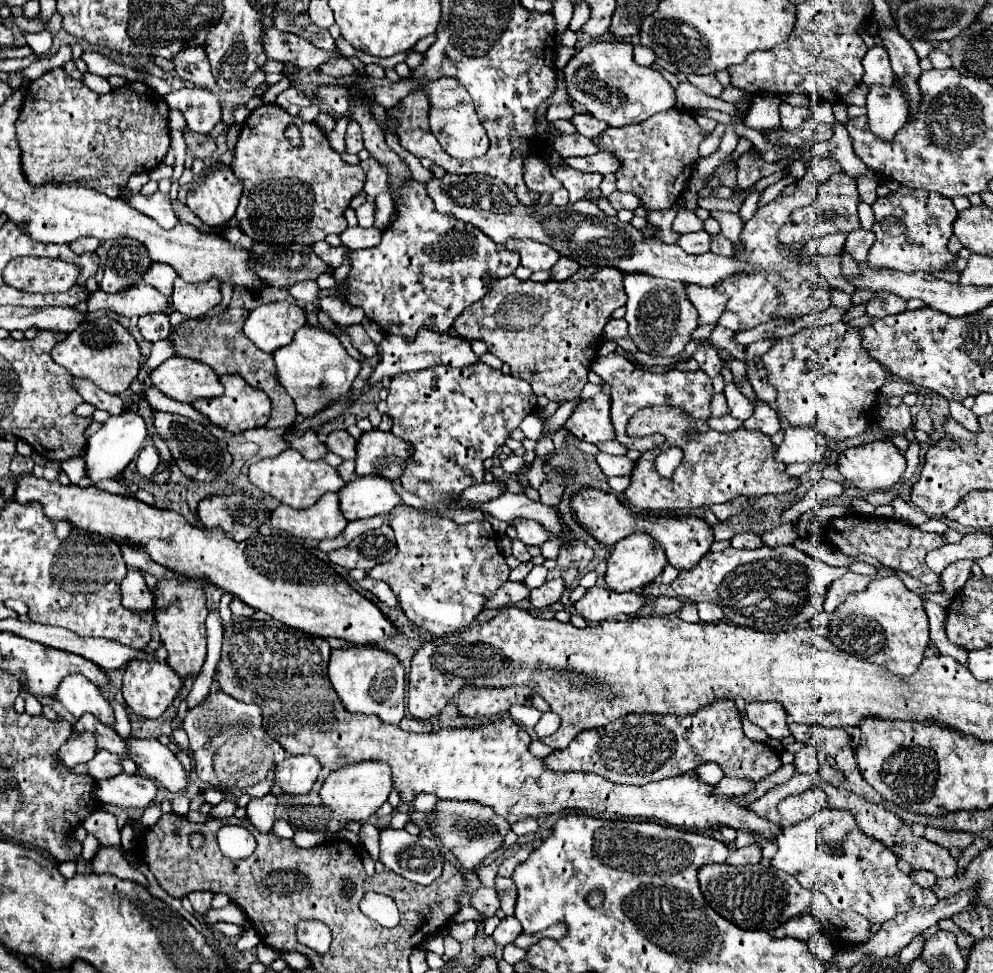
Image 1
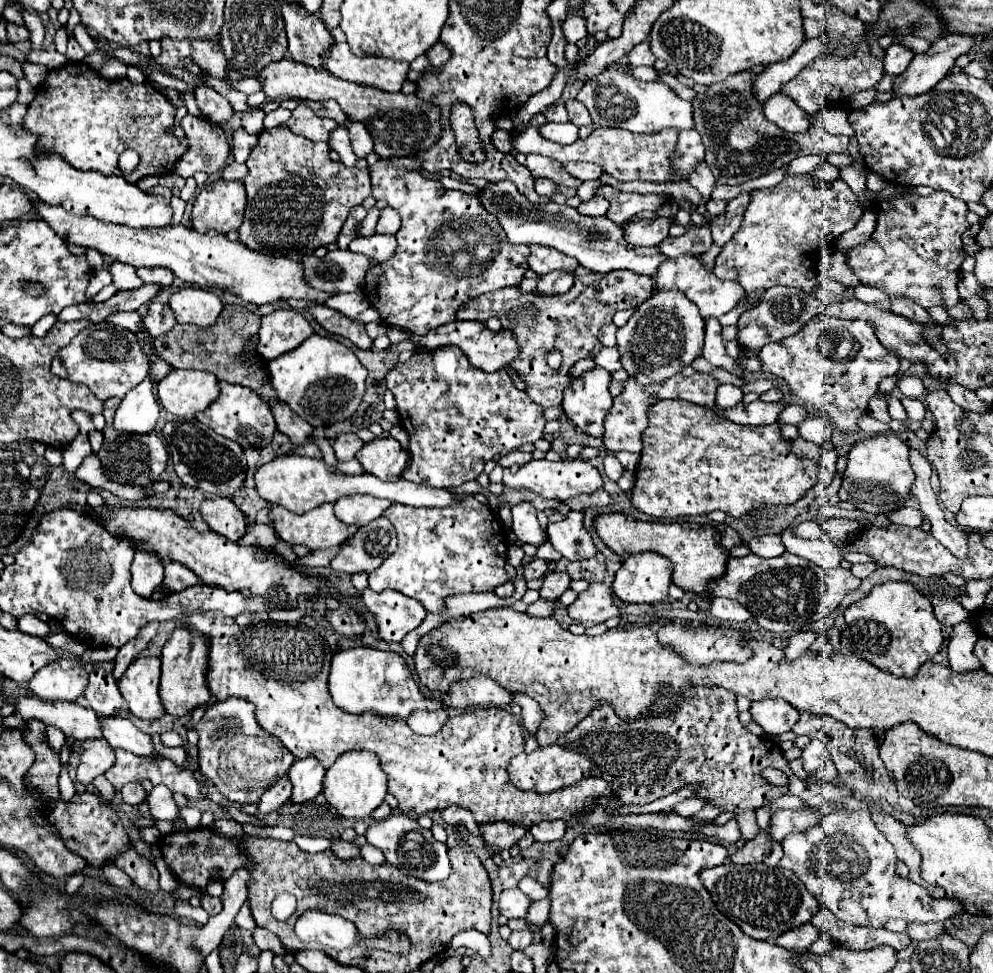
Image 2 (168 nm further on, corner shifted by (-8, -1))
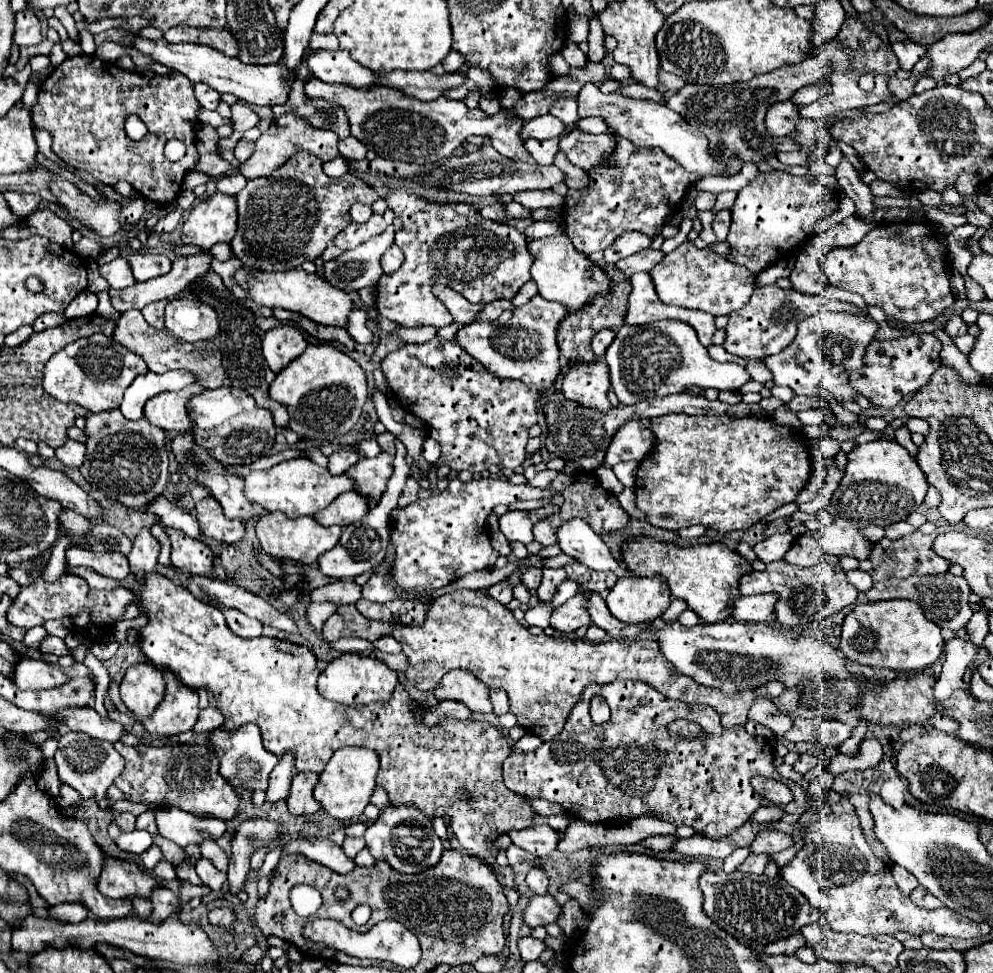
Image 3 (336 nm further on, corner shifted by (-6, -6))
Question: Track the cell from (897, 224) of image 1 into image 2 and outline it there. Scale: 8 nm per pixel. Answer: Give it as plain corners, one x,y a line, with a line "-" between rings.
936,191
928,197
920,197
920,195
892,197
888,201
882,201
876,213
878,213
878,223
868,243
856,245
846,251
846,263
854,271
854,275
860,279
860,283
878,287
886,295
908,297
924,309
930,309
934,305
940,305
946,309
954,307
960,299
956,283
960,277
960,265
966,257
960,237
970,227
966,221
966,215
968,215
966,203
958,201
956,197
950,197
950,193

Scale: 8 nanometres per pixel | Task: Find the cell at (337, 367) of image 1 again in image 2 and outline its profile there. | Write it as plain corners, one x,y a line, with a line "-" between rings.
316,333
294,351
270,361
268,373
278,399
288,403
290,409
312,427
328,427
350,419
362,401
364,379
368,375
366,367
358,361
350,347

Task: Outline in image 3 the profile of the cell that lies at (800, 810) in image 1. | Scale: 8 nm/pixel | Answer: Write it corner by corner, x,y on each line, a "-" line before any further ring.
762,830
754,838
750,850
754,854
770,854
770,852
776,854
776,852
780,852
784,848
790,848
792,844
794,844
794,840
792,840
790,834
784,834
780,830

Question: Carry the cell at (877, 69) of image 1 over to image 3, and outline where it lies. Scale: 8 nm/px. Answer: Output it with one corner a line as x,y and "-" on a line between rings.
896,42
892,44
892,52
898,58
898,64
902,70
912,70
912,66
924,56
924,46
914,42

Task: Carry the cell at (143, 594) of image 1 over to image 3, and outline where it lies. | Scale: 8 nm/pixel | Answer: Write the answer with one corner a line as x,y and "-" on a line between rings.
140,530
132,542
132,550
128,554
130,570
138,582
146,580
146,572
154,572
158,564
158,552
160,544
158,540
150,534
150,530

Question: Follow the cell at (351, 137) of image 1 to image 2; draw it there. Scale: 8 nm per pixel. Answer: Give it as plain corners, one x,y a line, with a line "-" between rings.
352,123
348,127
348,133
352,139
352,149
358,157
366,157
368,153
372,153
372,137
368,135
368,131
362,123

